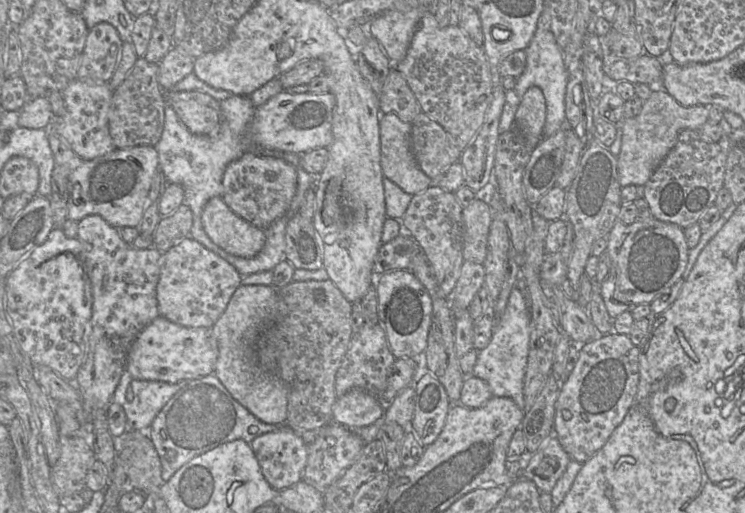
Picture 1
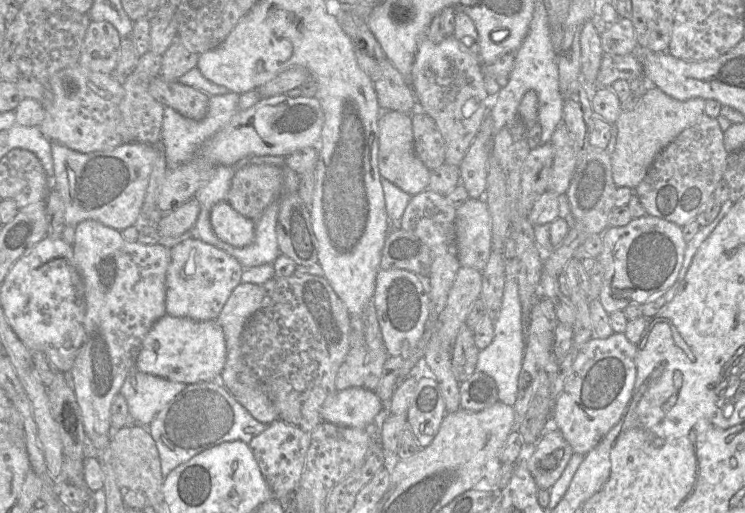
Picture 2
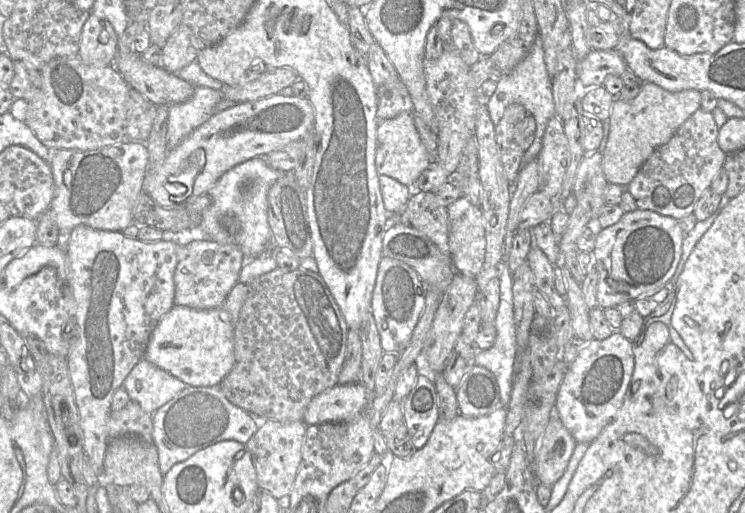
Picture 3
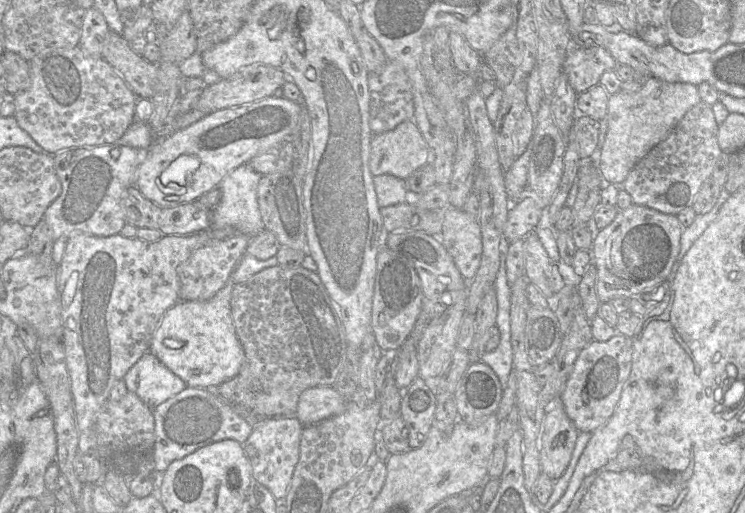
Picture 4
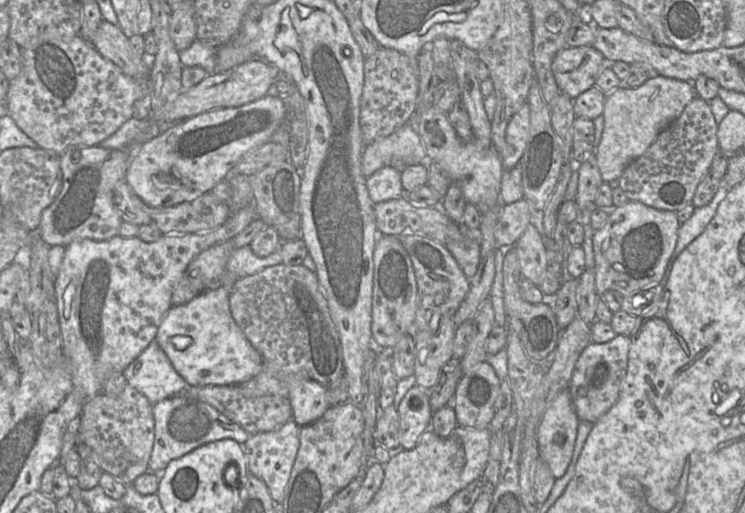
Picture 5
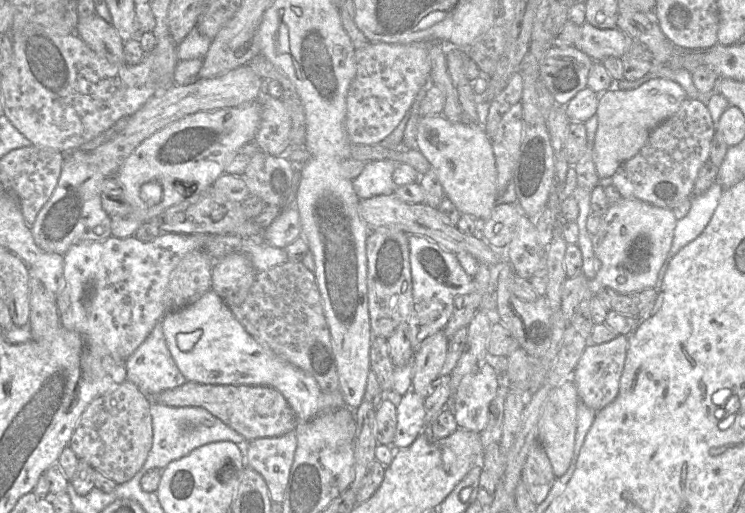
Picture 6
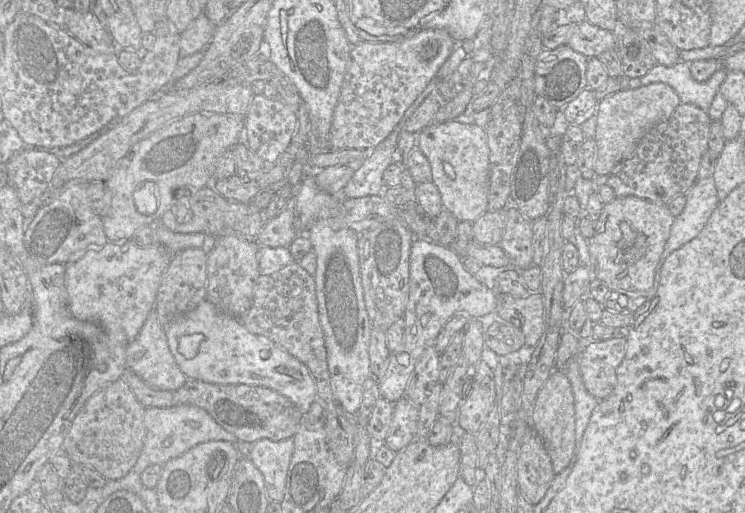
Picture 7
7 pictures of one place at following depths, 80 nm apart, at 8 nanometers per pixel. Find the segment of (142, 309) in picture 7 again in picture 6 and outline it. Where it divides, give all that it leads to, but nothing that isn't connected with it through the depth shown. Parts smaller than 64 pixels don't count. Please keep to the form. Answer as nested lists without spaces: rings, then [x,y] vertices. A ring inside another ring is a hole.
[[[160,233],[152,242],[143,243],[134,236],[127,238],[115,238],[111,236],[104,242],[87,242],[72,245],[63,255],[63,280],[64,286],[55,297],[61,326],[67,330],[79,333],[84,339],[90,353],[94,357],[112,356],[115,360],[126,361],[127,358],[144,342],[157,323],[161,321],[164,313],[164,294],[172,271],[176,268],[182,258],[194,250],[203,250],[208,242],[210,234],[174,234]]]

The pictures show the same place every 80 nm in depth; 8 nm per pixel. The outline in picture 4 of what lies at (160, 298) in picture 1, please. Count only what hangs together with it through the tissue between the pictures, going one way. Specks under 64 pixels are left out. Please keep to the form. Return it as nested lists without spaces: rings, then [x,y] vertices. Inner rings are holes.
[[[235,234],[229,238],[216,240],[196,249],[177,268],[179,298],[183,301],[206,301],[212,298],[228,282],[231,273],[242,256],[246,254],[250,239],[245,234]]]

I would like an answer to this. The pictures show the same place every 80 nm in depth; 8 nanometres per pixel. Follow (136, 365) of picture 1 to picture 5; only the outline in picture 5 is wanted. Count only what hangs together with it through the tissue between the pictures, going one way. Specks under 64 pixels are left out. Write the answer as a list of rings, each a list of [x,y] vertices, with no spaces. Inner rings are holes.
[[[216,285],[184,305],[171,306],[158,327],[155,341],[165,352],[176,372],[185,380],[187,387],[208,385],[237,385],[247,382],[262,369],[262,357],[252,346],[230,312],[230,291]]]

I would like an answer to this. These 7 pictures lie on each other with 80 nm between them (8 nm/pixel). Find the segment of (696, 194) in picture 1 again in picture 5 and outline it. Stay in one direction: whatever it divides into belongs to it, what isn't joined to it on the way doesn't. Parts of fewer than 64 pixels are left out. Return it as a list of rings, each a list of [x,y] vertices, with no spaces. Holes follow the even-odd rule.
[[[695,97],[679,118],[658,135],[648,150],[625,168],[618,180],[619,187],[630,201],[639,201],[659,210],[676,212],[691,204],[698,184],[710,171],[713,158],[719,149],[717,128],[709,102]]]

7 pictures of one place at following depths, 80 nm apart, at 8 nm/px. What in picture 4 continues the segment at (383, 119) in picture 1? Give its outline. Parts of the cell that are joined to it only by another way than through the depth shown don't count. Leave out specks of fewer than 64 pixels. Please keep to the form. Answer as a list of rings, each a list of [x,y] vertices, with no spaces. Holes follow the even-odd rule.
[[[410,119],[390,131],[373,135],[369,168],[373,176],[390,174],[406,180],[431,157],[421,131]]]

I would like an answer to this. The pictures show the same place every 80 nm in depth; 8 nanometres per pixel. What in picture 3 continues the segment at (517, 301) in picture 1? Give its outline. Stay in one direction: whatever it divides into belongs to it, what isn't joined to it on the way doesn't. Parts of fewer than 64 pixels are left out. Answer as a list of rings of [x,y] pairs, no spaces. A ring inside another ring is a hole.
[[[504,259],[503,264],[502,273],[500,275],[500,305],[494,321],[497,330],[496,341],[491,348],[477,351],[475,364],[493,373],[500,389],[500,404],[503,407],[507,407],[513,388],[513,368],[517,351],[517,340],[513,309],[512,273]]]

